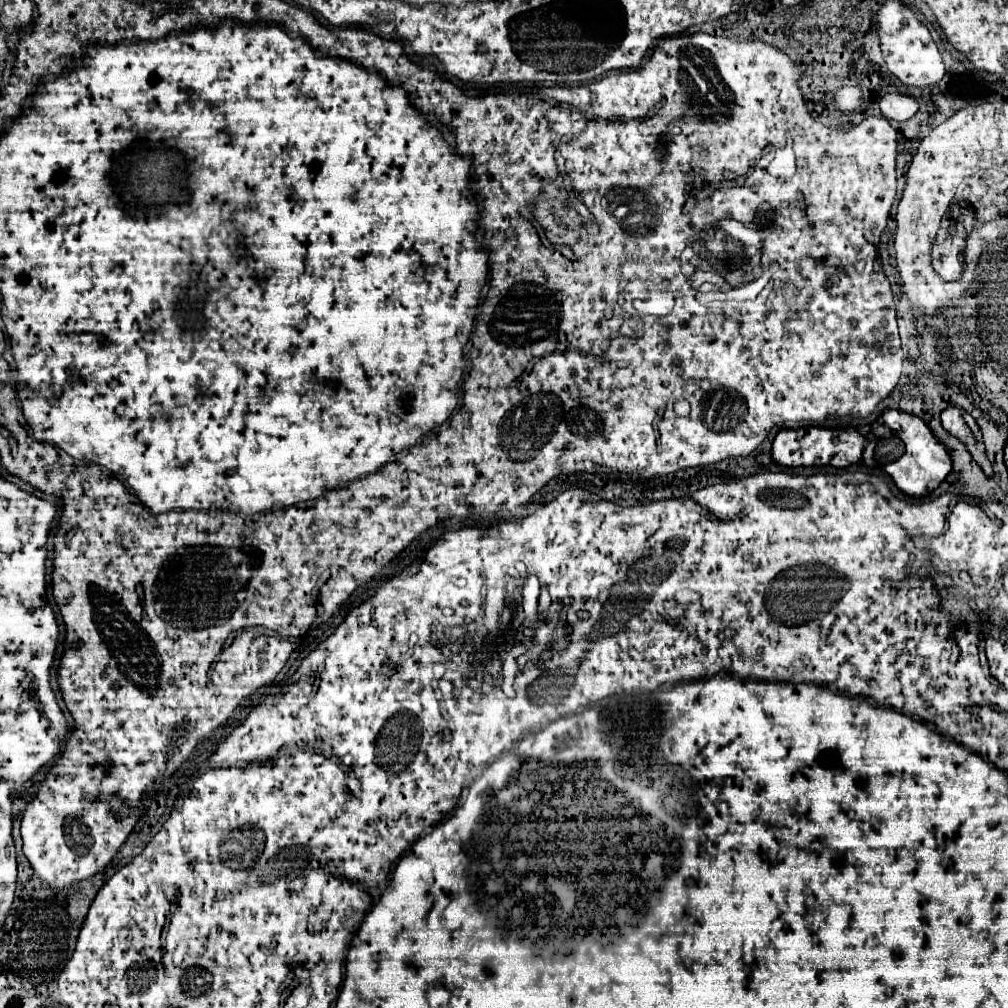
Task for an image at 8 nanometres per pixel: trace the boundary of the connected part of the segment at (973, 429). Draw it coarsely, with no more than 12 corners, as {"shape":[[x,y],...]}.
{"shape":[[959,406],[941,412],[943,428],[965,442],[973,460],[993,476],[983,436],[969,412]]}

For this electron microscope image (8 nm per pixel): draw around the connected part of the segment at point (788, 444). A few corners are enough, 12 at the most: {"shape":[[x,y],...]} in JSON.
{"shape":[[915,414],[851,432],[781,430],[781,466],[879,466],[927,496],[953,462]]}

